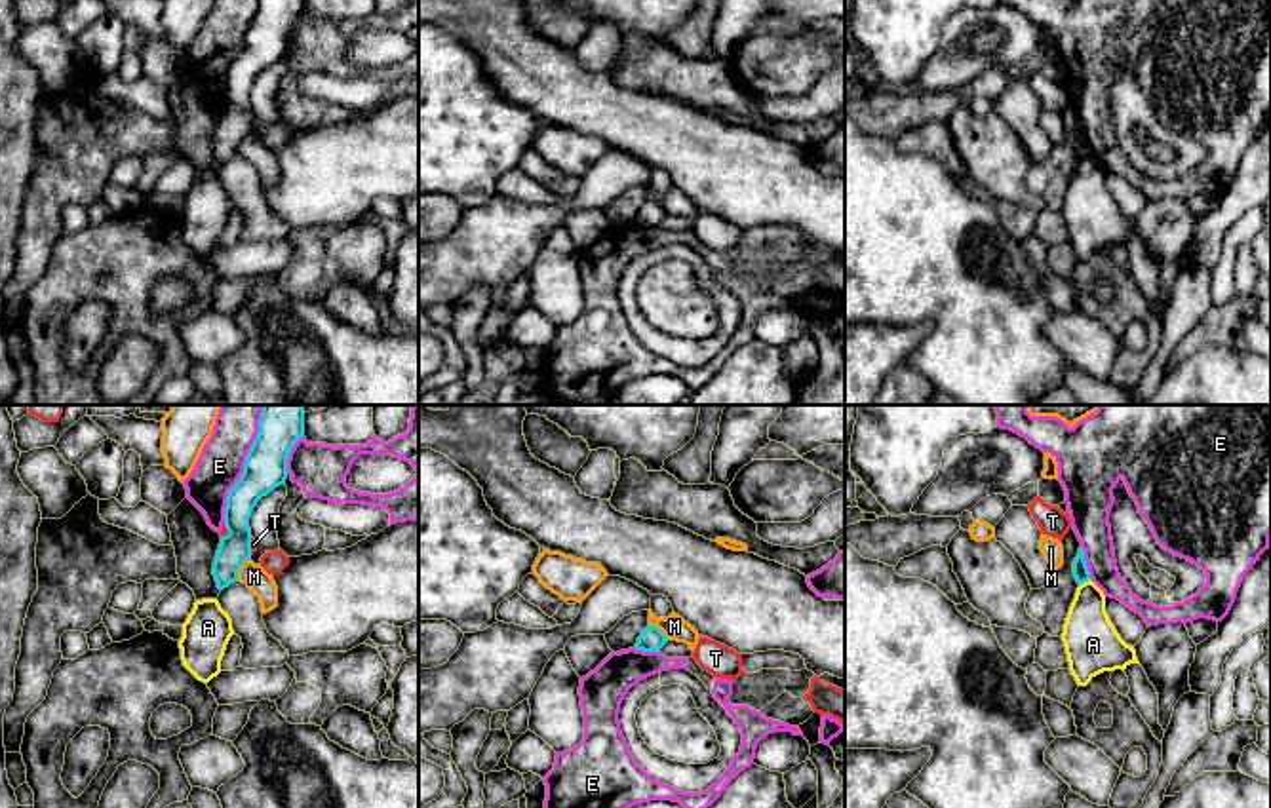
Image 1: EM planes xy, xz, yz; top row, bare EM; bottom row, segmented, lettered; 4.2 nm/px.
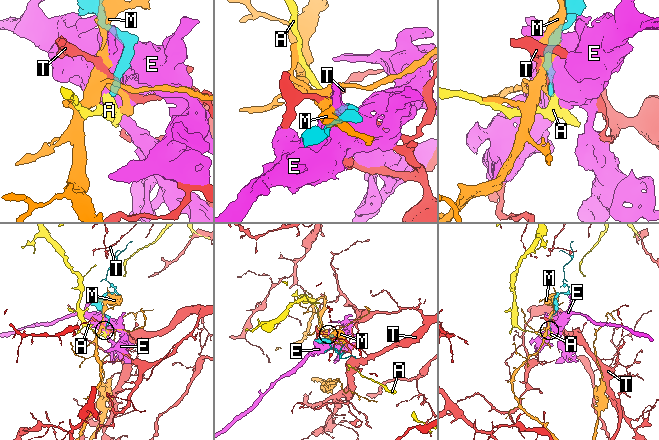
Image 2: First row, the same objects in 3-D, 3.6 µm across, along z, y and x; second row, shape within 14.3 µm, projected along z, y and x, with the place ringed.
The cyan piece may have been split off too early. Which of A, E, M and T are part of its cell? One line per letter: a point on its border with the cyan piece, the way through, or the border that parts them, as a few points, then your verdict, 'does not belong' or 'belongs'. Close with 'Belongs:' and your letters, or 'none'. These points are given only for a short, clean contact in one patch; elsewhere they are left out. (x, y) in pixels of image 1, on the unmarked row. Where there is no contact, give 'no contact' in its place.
A: yz (1085, 154) | along yz (1091, 153), (1079, 160) | does not belong
E: xy (242, 48) | does not belong
M: xy (238, 143) | does not belong
T: xy (250, 120) | along xy (250, 111), (252, 128) | does not belong
Belongs: none

